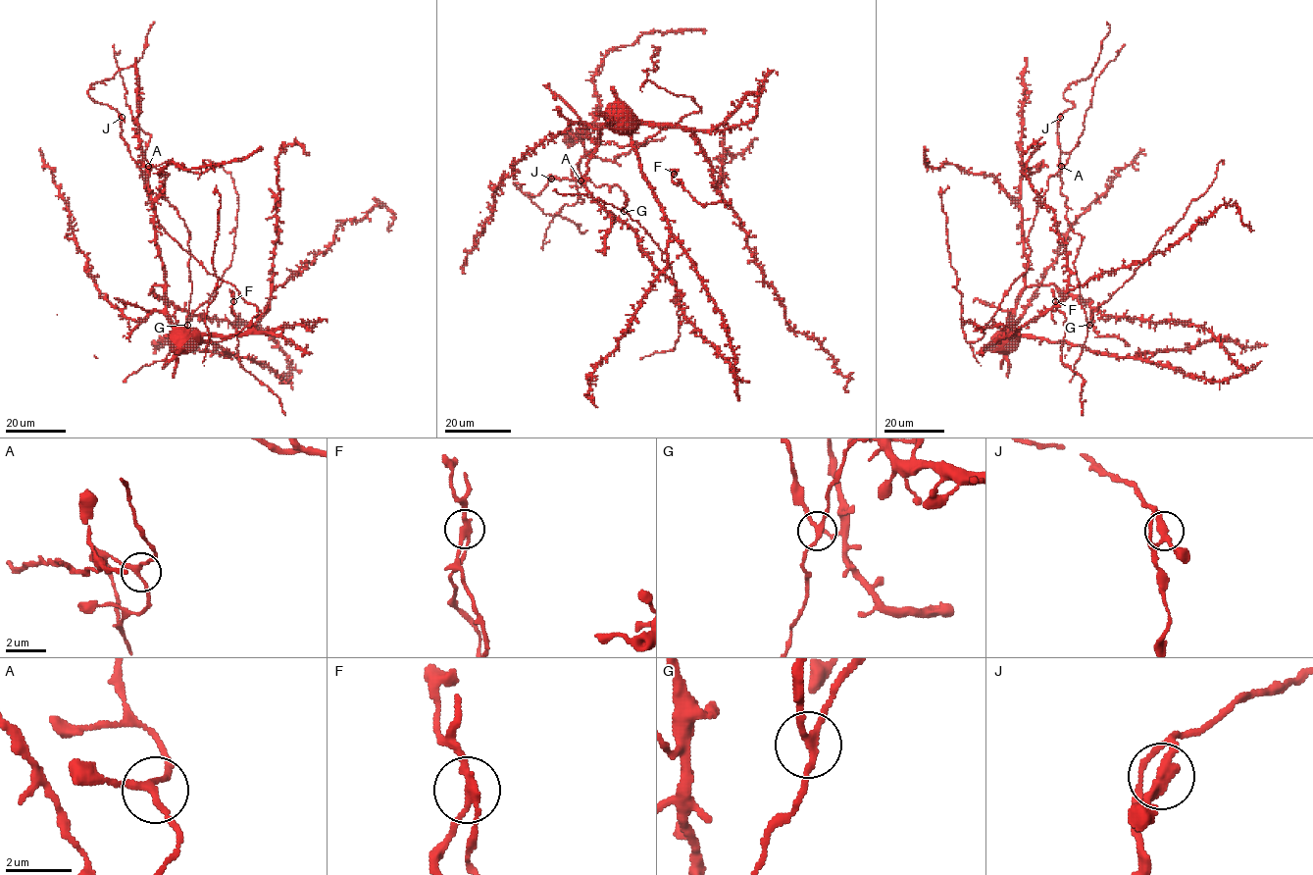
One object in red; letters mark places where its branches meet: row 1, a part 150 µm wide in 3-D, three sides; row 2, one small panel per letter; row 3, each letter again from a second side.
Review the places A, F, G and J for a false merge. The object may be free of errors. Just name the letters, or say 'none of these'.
F

